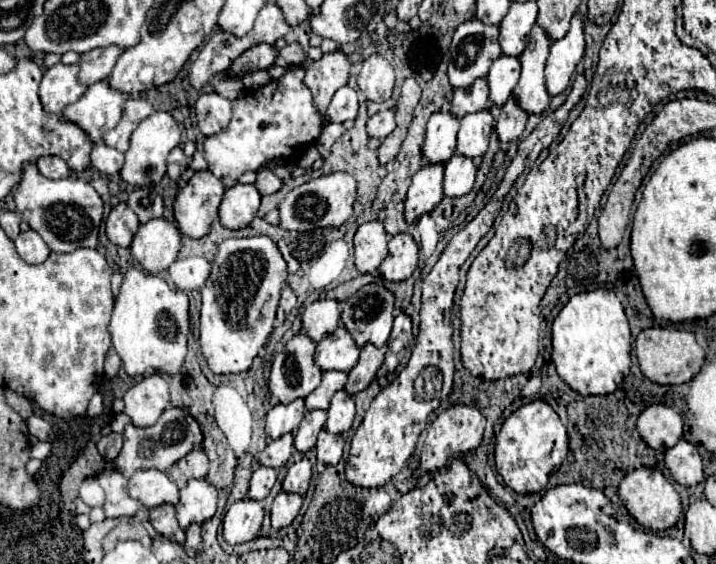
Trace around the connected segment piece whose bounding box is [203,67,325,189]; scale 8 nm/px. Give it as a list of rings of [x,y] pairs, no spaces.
[[[291,67],[283,77],[271,79],[267,85],[249,91],[241,99],[233,99],[231,123],[223,131],[205,137],[203,155],[209,163],[209,171],[227,189],[237,185],[243,173],[257,171],[257,167],[273,159],[293,163],[307,147],[315,145],[323,131],[325,117],[313,105],[313,95],[303,83],[303,75],[303,67]]]

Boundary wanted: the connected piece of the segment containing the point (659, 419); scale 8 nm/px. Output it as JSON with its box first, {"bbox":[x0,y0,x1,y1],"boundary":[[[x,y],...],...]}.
{"bbox":[637,405,683,451],"boundary":[[[649,405],[637,419],[637,431],[651,449],[667,451],[681,439],[683,421],[667,405]]]}

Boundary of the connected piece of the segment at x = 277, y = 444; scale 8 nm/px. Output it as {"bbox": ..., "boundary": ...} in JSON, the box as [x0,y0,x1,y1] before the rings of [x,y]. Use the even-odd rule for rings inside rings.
{"bbox":[259,433,293,469],"boundary":[[[289,433],[279,439],[269,441],[269,445],[261,451],[259,459],[261,459],[261,465],[279,469],[279,467],[287,465],[287,461],[291,459],[291,453],[293,453],[293,435]]]}

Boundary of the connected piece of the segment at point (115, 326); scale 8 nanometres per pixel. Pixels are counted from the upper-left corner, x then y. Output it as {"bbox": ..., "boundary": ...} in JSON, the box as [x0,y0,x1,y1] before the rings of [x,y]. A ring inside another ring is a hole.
{"bbox":[109,267,189,375],"boundary":[[[129,267],[123,277],[121,291],[115,299],[115,309],[109,321],[111,341],[123,361],[127,375],[149,373],[179,373],[187,355],[189,333],[189,297],[185,291],[171,289],[161,277],[143,269]]]}

